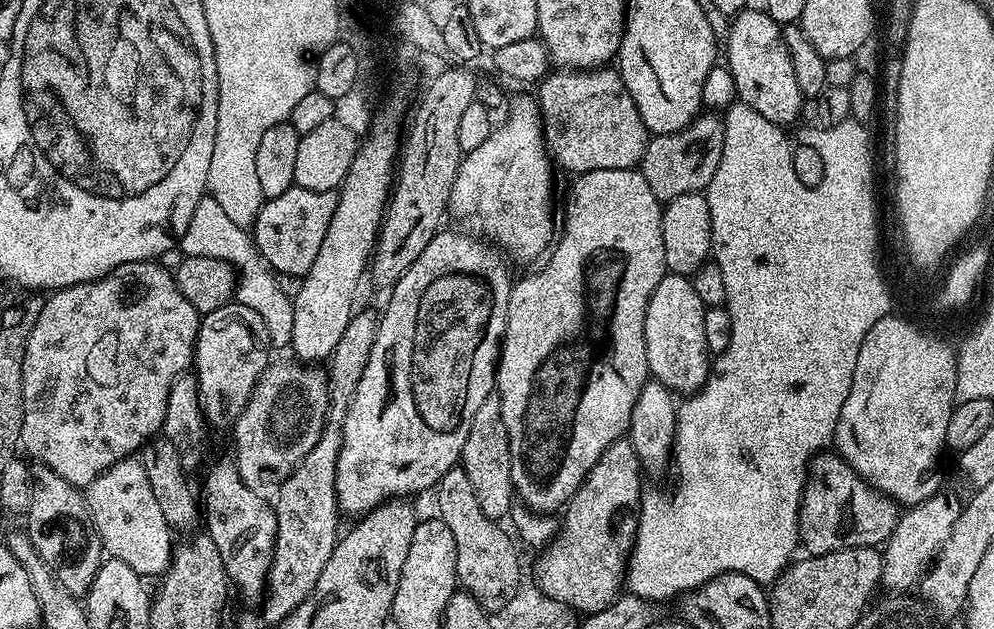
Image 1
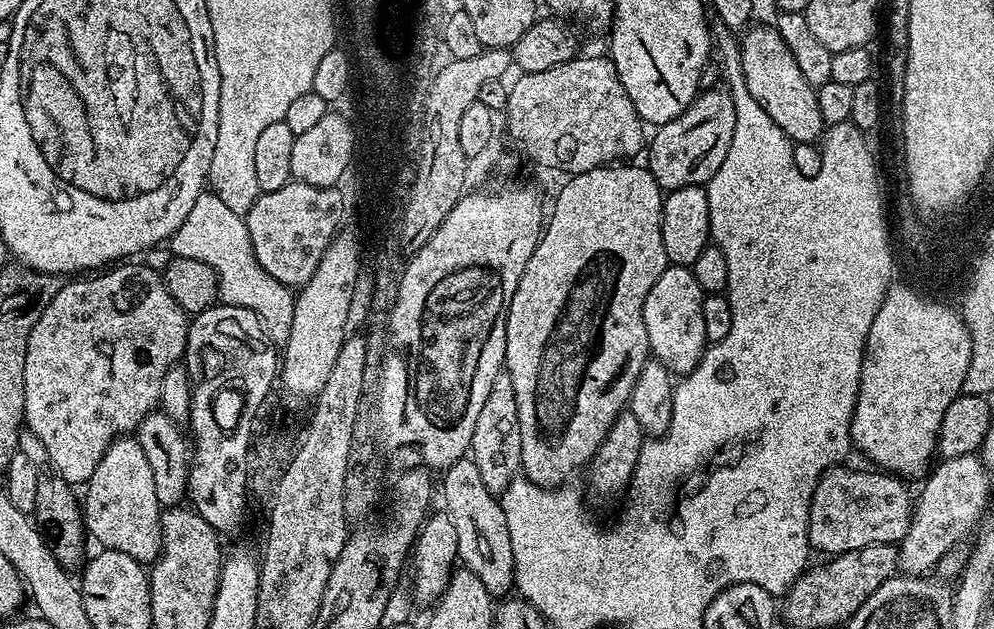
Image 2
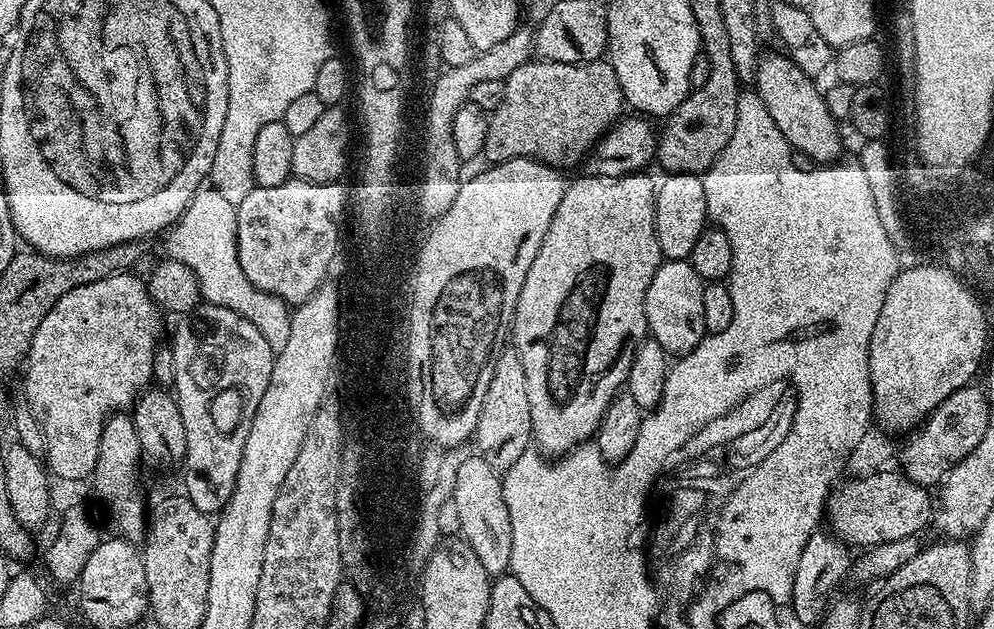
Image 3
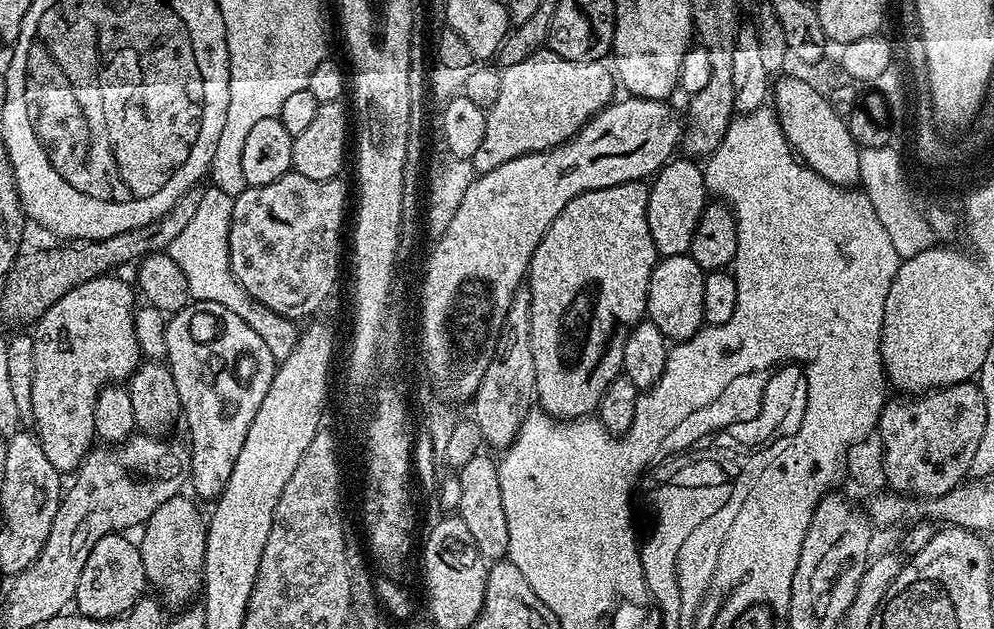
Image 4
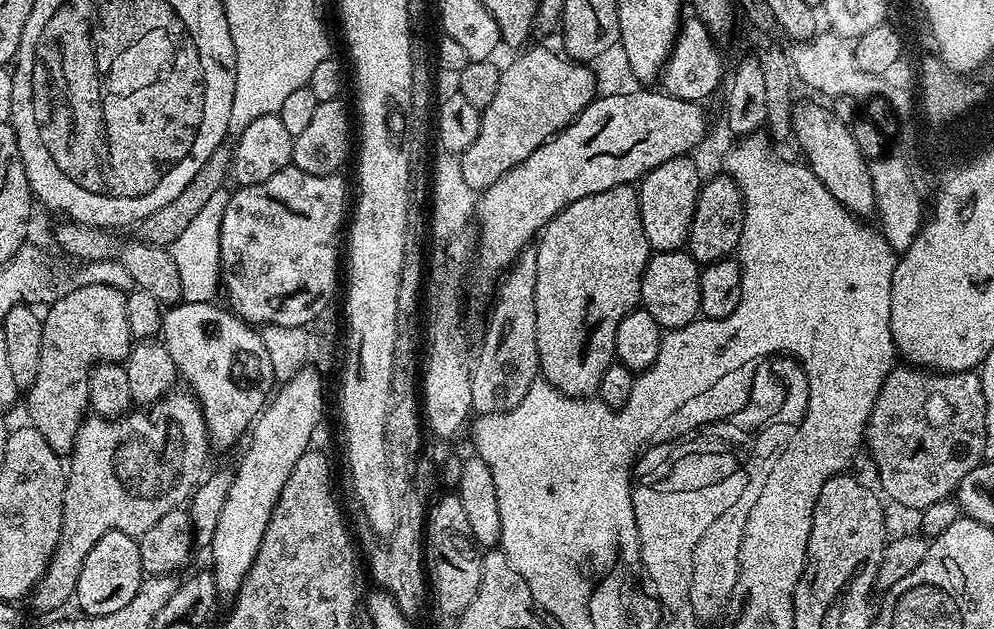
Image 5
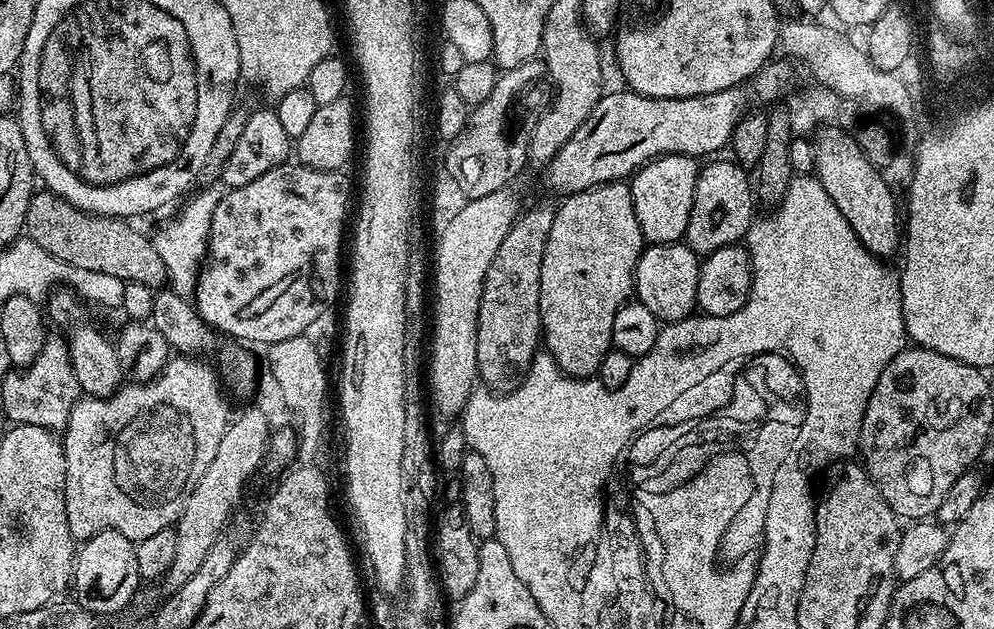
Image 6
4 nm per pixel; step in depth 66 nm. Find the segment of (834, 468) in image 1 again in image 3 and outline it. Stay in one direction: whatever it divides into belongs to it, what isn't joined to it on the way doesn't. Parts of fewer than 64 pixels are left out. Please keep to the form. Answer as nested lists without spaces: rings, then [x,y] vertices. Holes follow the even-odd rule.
[[[890,471],[890,472],[882,472],[874,475],[870,475],[868,477],[862,478],[850,478],[847,479],[848,482],[843,481],[839,483],[836,488],[833,489],[831,495],[828,496],[828,501],[826,503],[826,520],[829,520],[829,527],[831,531],[840,537],[840,539],[850,546],[862,546],[861,548],[869,548],[876,547],[877,544],[885,544],[890,541],[900,541],[902,538],[916,536],[920,534],[920,530],[924,529],[927,524],[930,524],[934,518],[934,500],[928,496],[927,492],[929,492],[923,485],[914,483],[913,480],[909,479],[908,476],[904,475],[901,471]]]

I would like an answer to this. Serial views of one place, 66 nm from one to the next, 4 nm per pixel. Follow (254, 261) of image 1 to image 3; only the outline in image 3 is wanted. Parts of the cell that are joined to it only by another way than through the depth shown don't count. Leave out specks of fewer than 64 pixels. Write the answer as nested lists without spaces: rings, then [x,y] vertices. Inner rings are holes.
[[[201,186],[189,202],[187,210],[167,229],[168,241],[164,248],[168,252],[165,253],[167,259],[185,263],[194,272],[200,295],[207,303],[234,310],[234,314],[242,314],[242,318],[254,322],[262,338],[270,342],[273,353],[278,353],[290,338],[290,306],[282,298],[258,290],[258,286],[246,278],[242,272],[242,262],[238,260],[237,234],[236,205],[218,194],[216,188]]]

